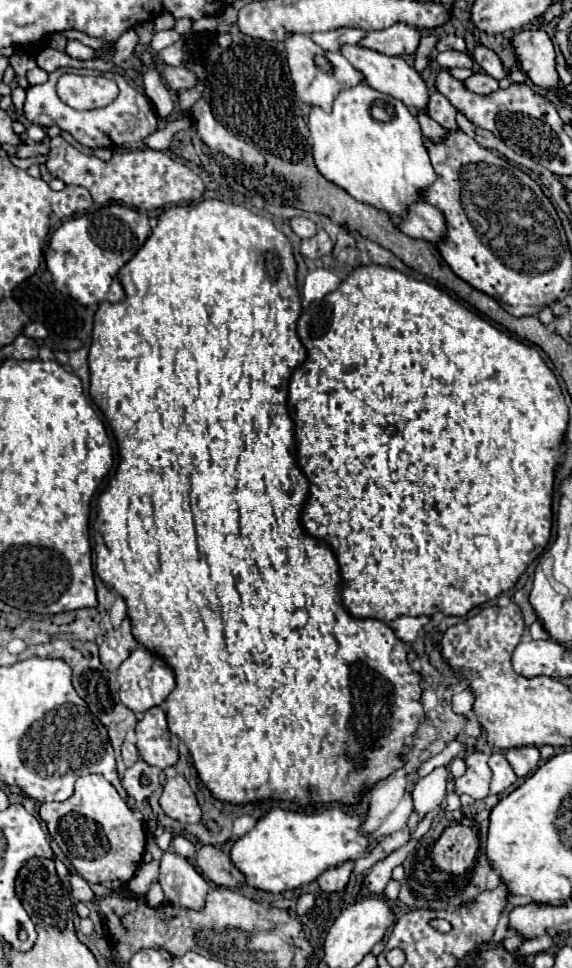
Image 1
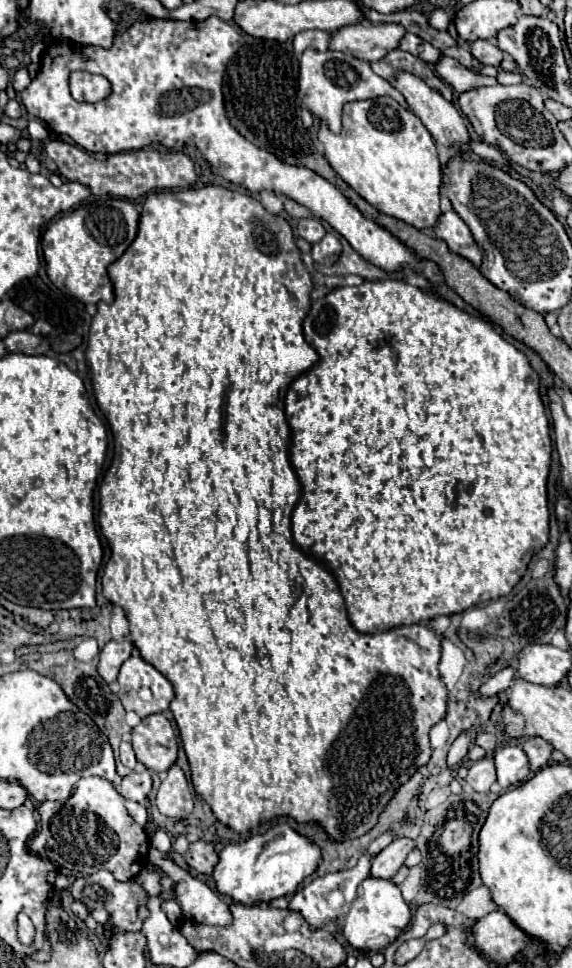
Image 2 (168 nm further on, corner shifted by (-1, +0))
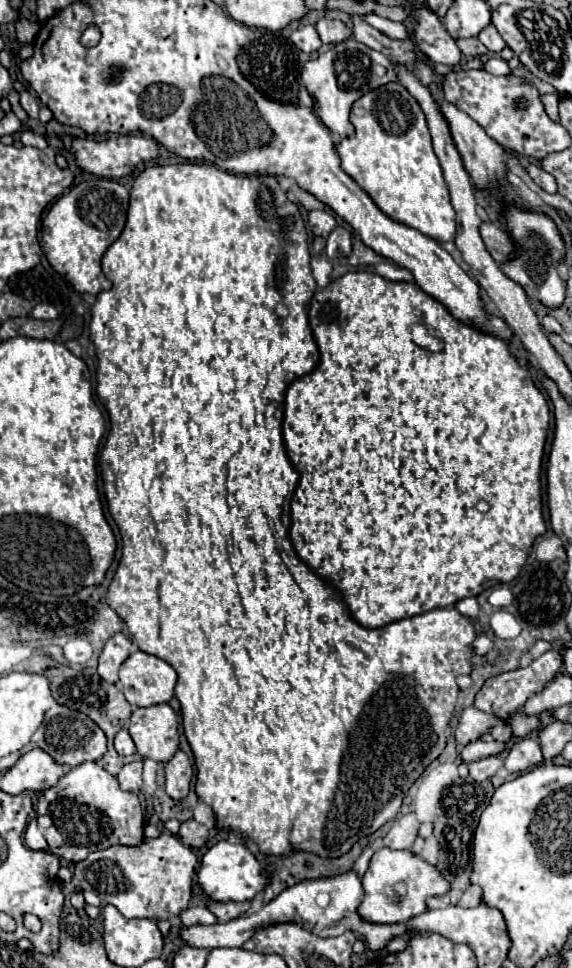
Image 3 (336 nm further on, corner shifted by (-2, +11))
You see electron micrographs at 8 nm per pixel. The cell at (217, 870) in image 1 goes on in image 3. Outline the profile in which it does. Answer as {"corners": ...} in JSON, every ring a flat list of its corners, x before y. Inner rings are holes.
{"corners":[[187,820,181,824,181,830,179,830,179,838,183,844,189,844,191,848,201,848,207,840,207,828,195,820]]}

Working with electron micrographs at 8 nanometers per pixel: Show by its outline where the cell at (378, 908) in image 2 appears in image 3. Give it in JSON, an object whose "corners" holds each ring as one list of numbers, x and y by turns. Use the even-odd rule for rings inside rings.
{"corners":[[381,848,373,854,373,858,369,862,369,868,363,876,363,890,365,890,365,896,363,896,357,912,365,922,369,922,369,924,403,924,403,922,415,918,417,914,421,914,425,910,425,900,429,896,445,894,449,890,449,882,435,870,435,866,423,862,415,854,411,854,409,850,399,852,399,850]]}

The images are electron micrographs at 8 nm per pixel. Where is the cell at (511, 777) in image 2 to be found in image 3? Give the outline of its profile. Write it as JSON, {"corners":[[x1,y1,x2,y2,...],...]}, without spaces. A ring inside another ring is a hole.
{"corners":[[517,738,505,758,505,768,509,772,525,772,541,762,543,754,539,752,539,744,533,738]]}

